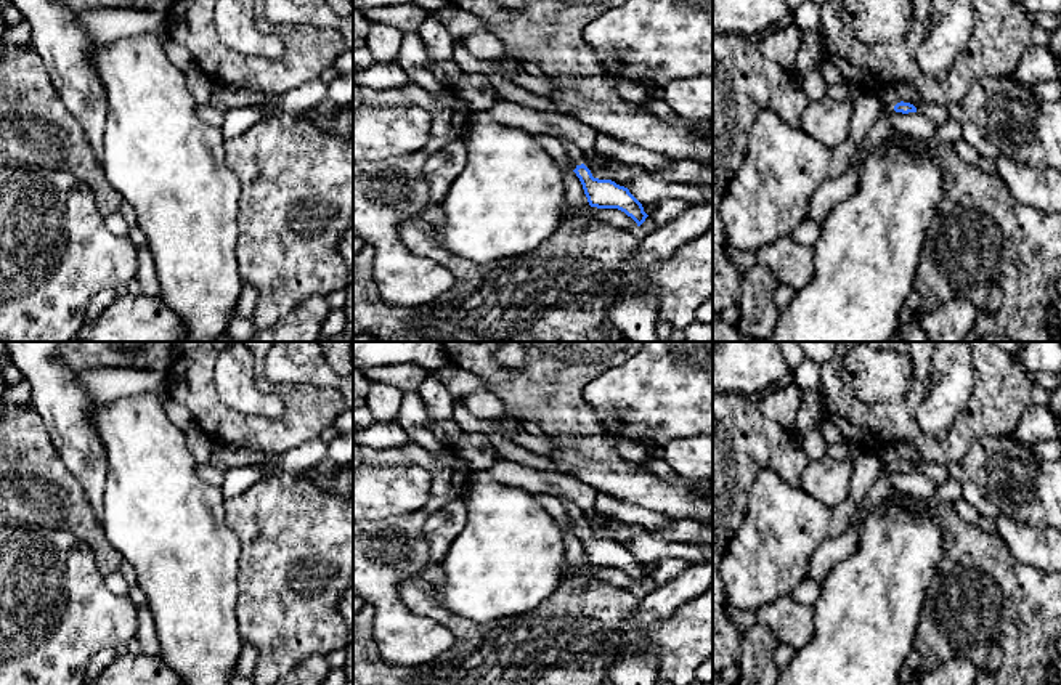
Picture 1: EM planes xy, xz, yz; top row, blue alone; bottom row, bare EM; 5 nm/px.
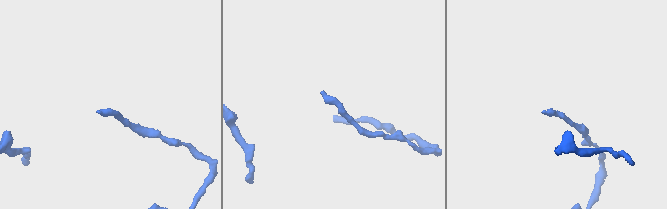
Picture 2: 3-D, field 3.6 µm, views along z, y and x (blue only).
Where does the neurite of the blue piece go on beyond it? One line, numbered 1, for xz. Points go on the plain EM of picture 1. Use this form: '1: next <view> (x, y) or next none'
1: next xz (577, 514)

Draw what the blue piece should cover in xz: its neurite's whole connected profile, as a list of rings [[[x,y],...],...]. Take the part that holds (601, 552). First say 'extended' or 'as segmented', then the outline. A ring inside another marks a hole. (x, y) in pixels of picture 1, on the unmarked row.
extended | [[[563,502],[563,507],[576,525],[573,531],[579,537],[591,566],[618,568],[631,576],[637,586],[645,581],[648,574],[644,571],[642,563],[629,552],[628,547],[620,545],[612,539],[594,537],[591,529],[583,523],[584,510],[571,502]]]

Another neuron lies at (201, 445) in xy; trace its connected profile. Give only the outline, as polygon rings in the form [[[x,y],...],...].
[[[197,425],[185,432],[188,448],[197,464],[209,464],[213,456],[215,441]]]

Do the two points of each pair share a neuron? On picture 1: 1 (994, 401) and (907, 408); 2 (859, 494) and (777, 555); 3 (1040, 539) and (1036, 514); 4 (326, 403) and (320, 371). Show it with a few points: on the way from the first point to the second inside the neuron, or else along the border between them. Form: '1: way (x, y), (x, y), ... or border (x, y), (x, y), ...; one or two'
1: way (968, 427), (951, 445), (926, 445), (915, 433); one
2: way (838, 515), (832, 522), (813, 523), (798, 535); one
3: border (1002, 514), (1044, 528); two
4: border (284, 385), (329, 384), (336, 387); two

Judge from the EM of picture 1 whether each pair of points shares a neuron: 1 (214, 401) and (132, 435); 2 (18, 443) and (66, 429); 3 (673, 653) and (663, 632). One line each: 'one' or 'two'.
1: two
2: two
3: one

